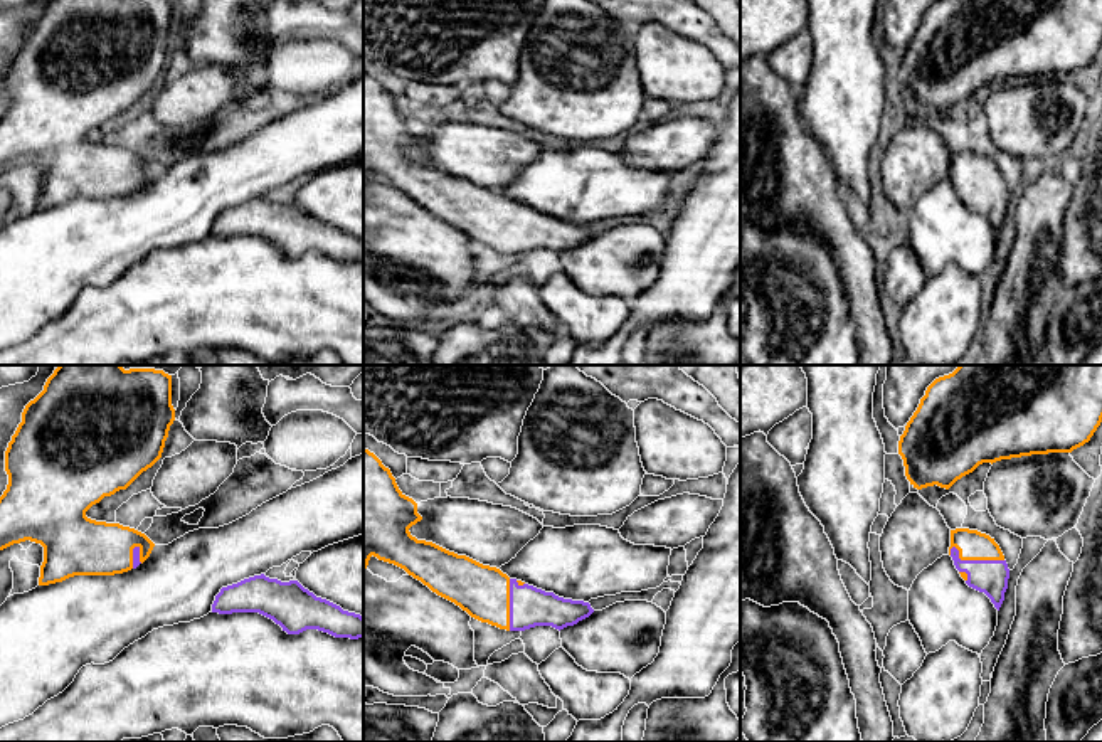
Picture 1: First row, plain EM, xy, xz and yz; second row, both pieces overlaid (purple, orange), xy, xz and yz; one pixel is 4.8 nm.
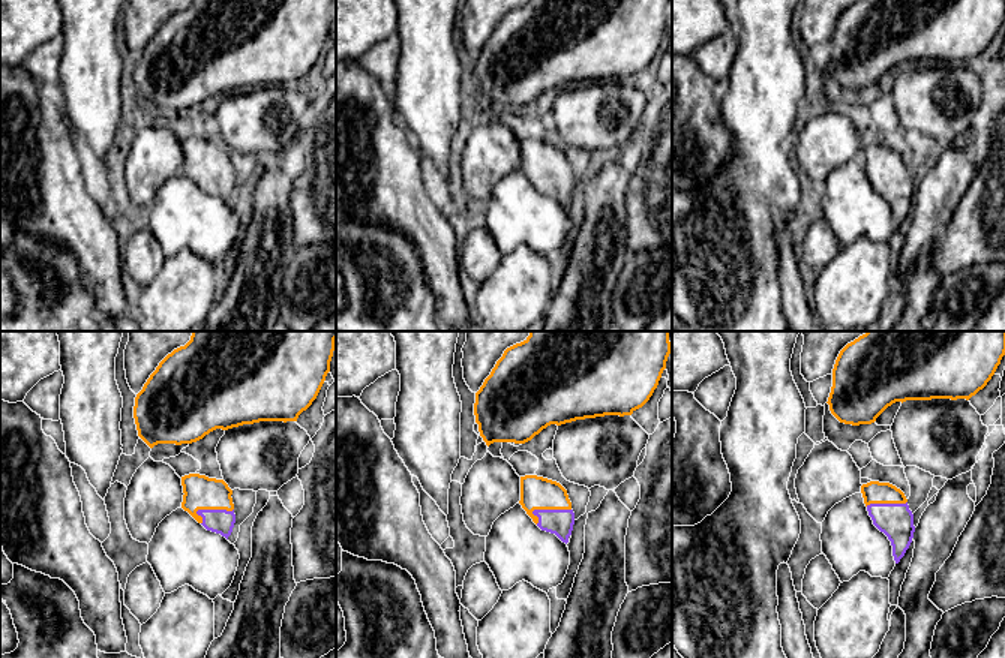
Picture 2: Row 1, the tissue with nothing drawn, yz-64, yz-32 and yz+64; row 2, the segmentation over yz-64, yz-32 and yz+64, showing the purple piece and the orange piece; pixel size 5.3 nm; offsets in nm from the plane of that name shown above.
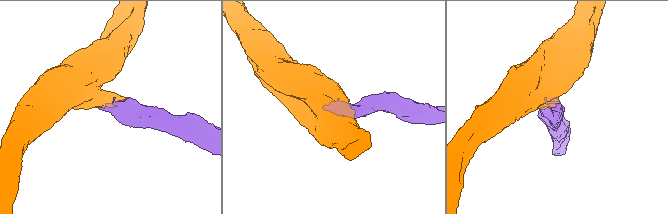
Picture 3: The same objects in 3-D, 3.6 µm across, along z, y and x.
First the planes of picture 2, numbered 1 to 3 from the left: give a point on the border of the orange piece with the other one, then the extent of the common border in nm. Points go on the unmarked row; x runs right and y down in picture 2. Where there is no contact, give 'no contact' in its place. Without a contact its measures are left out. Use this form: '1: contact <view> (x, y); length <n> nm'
1: contact yz-64 (213, 174); length 200 nm
2: contact yz-32 (551, 174); length 220 nm
3: contact yz+64 (885, 168); length 220 nm

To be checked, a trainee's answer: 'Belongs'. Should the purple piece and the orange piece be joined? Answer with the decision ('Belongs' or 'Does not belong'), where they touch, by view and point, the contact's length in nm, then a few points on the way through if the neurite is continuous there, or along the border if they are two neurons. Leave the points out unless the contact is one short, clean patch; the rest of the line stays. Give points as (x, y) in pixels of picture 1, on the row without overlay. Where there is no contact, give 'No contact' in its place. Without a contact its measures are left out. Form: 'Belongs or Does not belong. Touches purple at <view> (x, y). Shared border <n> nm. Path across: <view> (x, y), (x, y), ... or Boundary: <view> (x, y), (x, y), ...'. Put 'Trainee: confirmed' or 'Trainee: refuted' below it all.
Belongs. Touches purple at yz (974, 184). Shared border 280 nm
Trainee: confirmed

